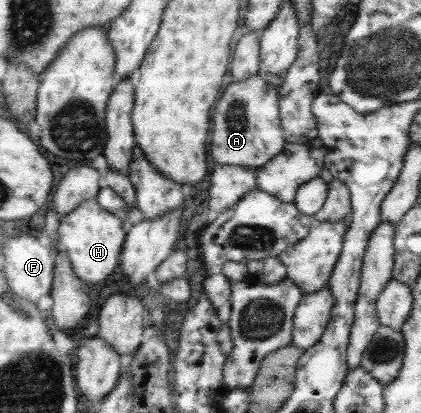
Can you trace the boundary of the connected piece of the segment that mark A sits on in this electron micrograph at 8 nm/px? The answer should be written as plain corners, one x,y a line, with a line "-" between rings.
256,73
246,80
233,80
212,113
210,155
218,164
261,168
288,143
282,131
278,107
278,86

